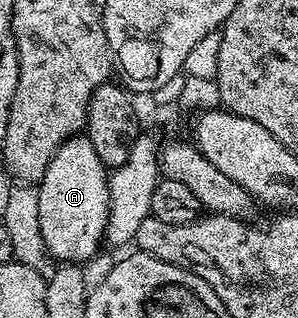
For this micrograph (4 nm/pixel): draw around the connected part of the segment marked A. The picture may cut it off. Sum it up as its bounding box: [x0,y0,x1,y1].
[36,135,109,265]

